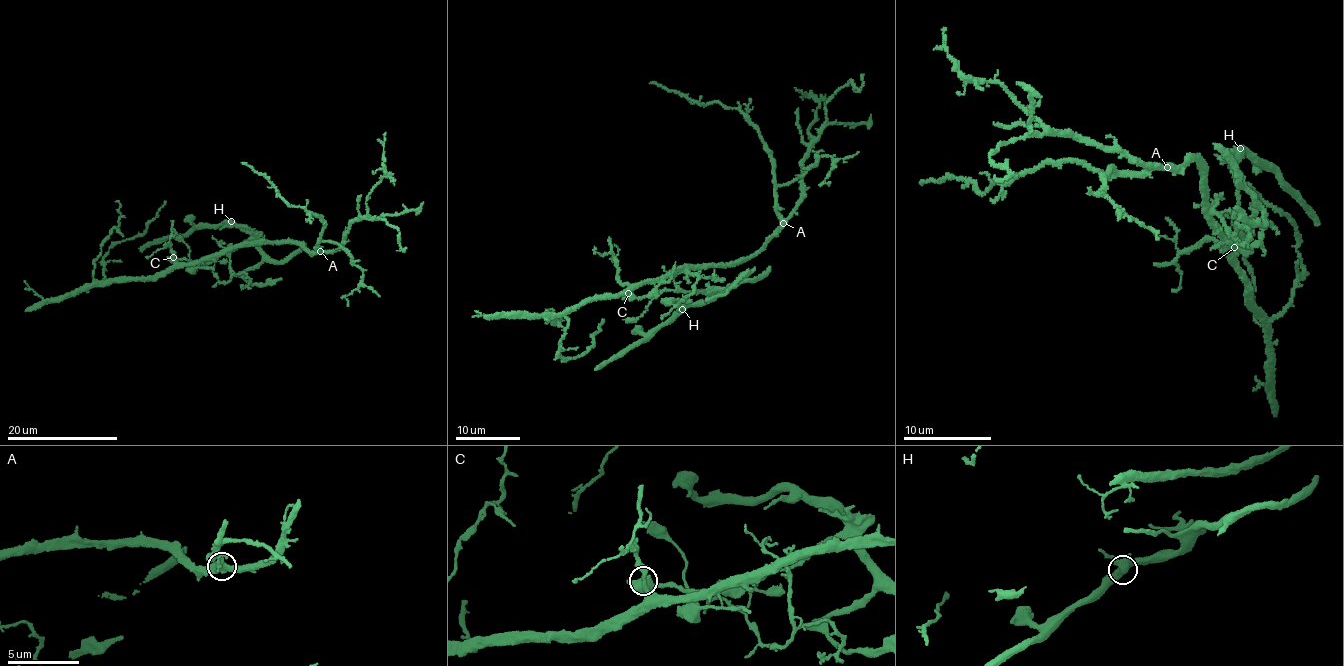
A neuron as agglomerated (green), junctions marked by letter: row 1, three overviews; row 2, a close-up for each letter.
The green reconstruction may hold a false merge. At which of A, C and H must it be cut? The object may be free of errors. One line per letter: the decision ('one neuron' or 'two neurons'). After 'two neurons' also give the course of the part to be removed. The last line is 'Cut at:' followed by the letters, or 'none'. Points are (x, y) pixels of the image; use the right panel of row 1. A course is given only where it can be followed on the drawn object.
A: one neuron
C: two neurons | (1234, 247), (1244, 242), (1239, 228), (1234, 179), (1241, 154), (1236, 155), (1242, 152), (1276, 174), (1318, 221)
H: one neuron
Cut at: C

